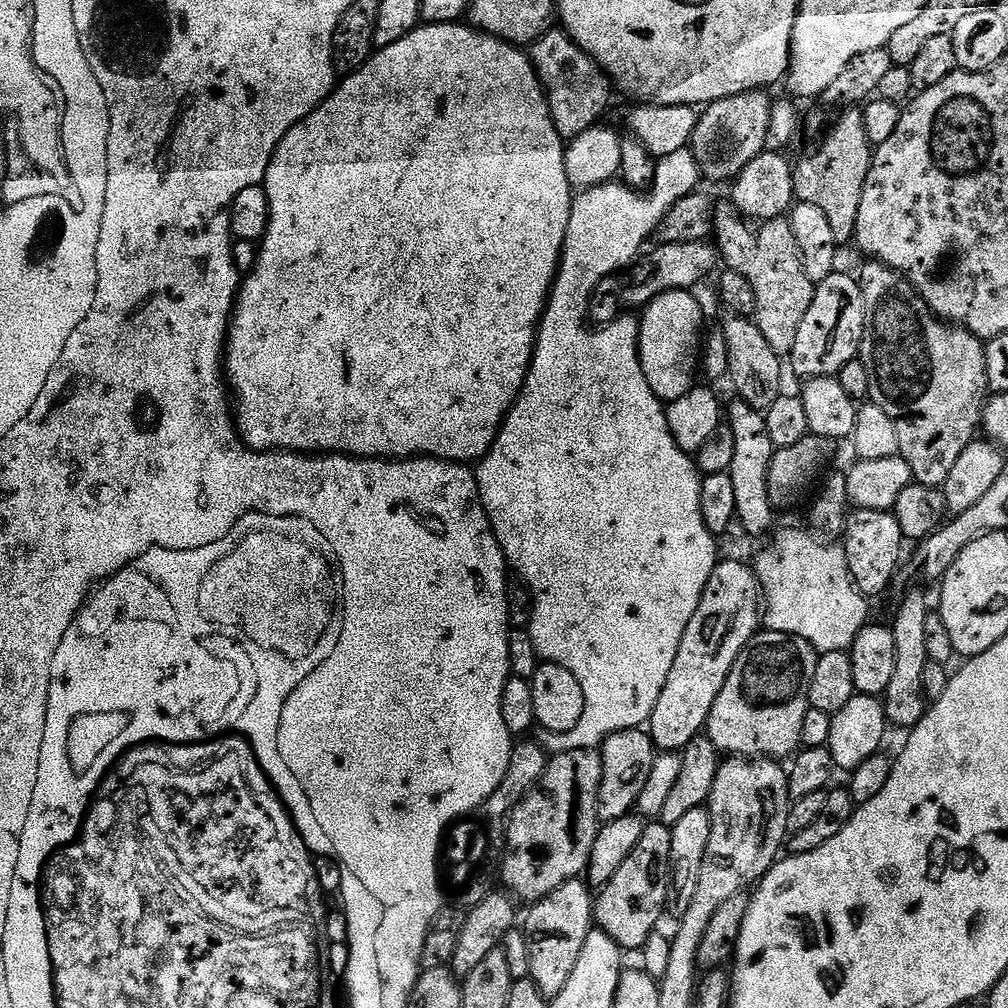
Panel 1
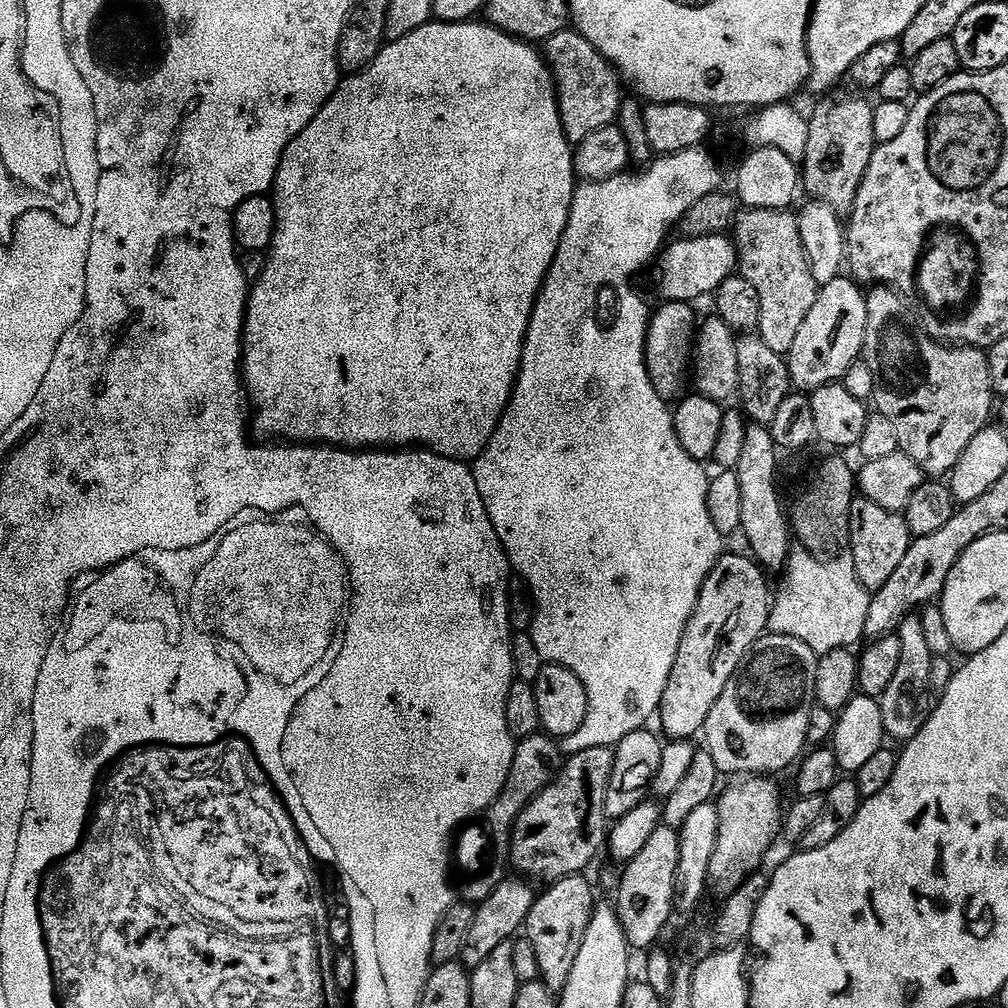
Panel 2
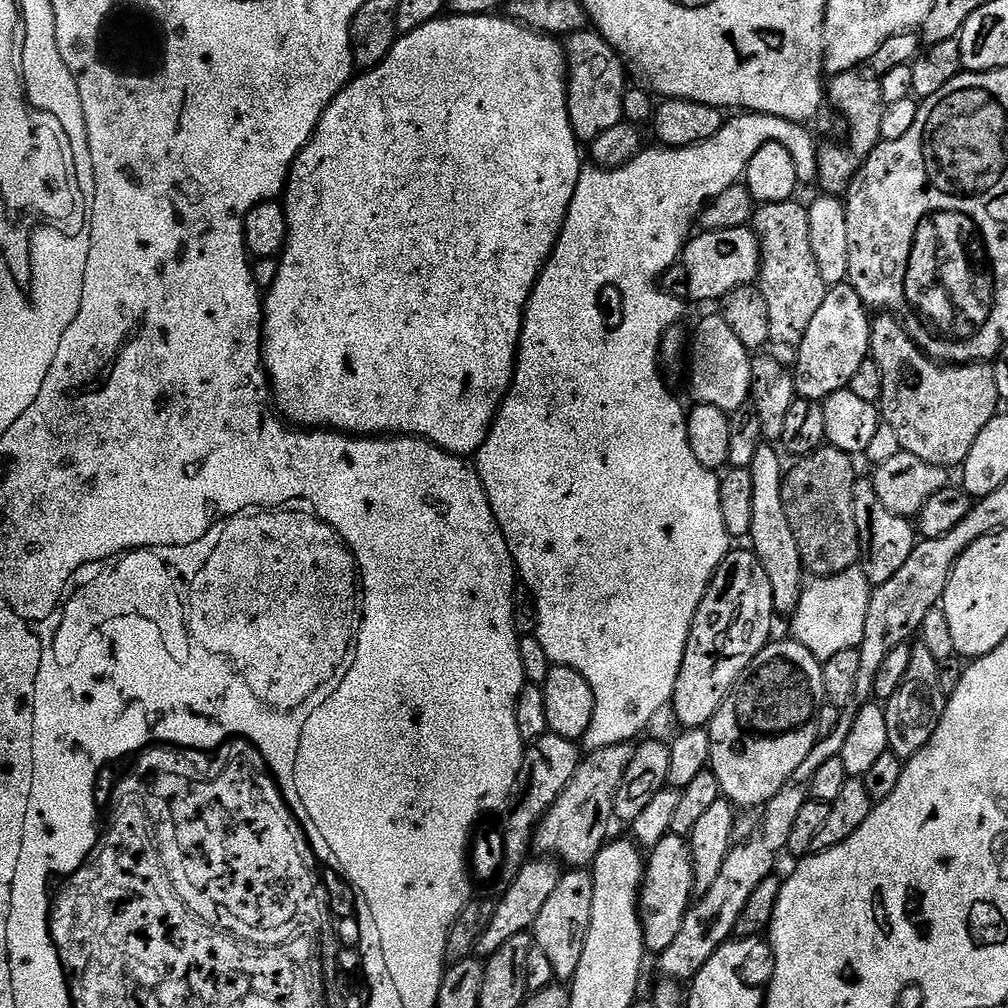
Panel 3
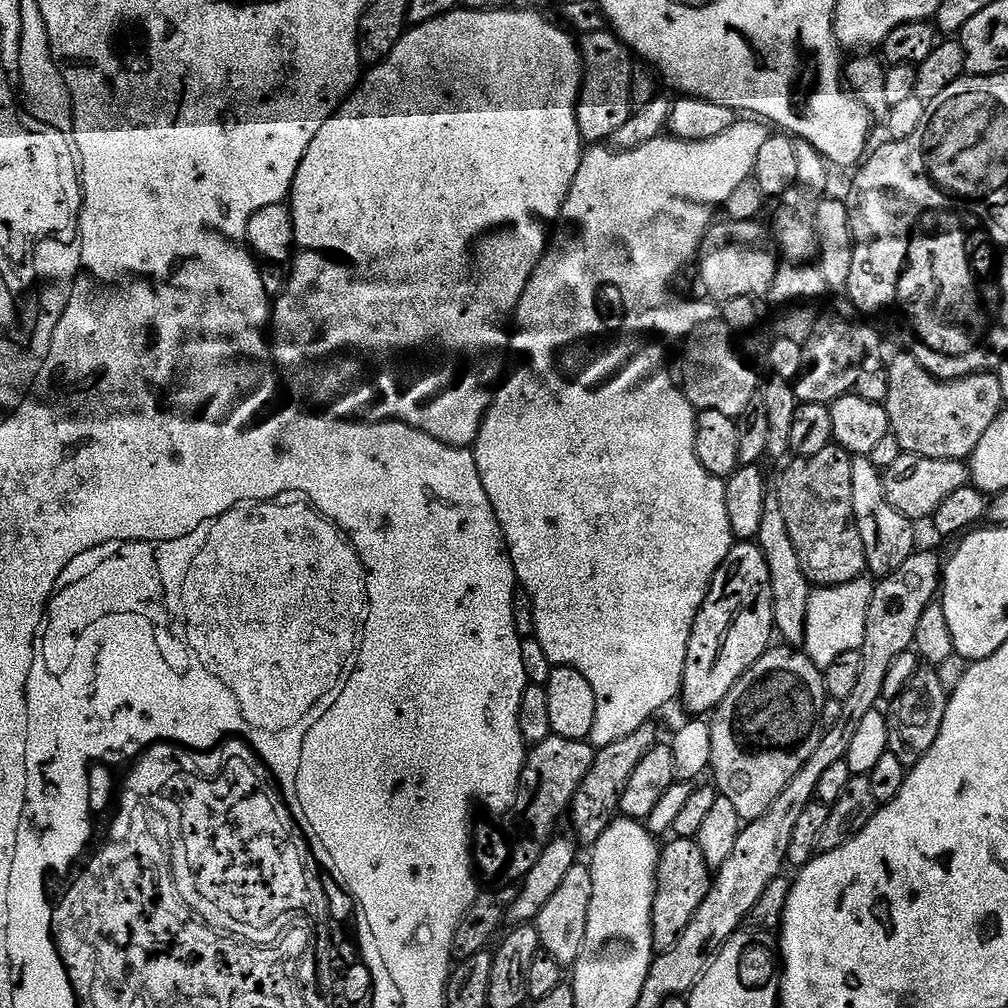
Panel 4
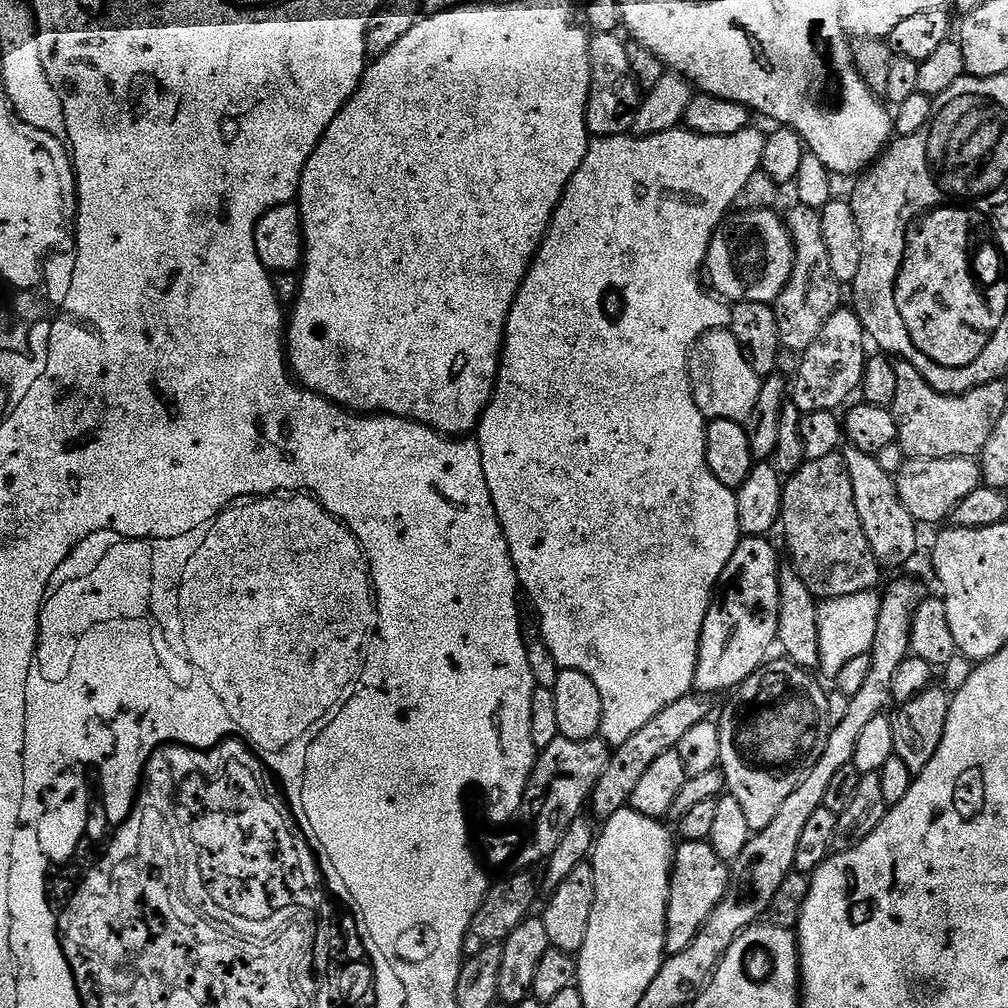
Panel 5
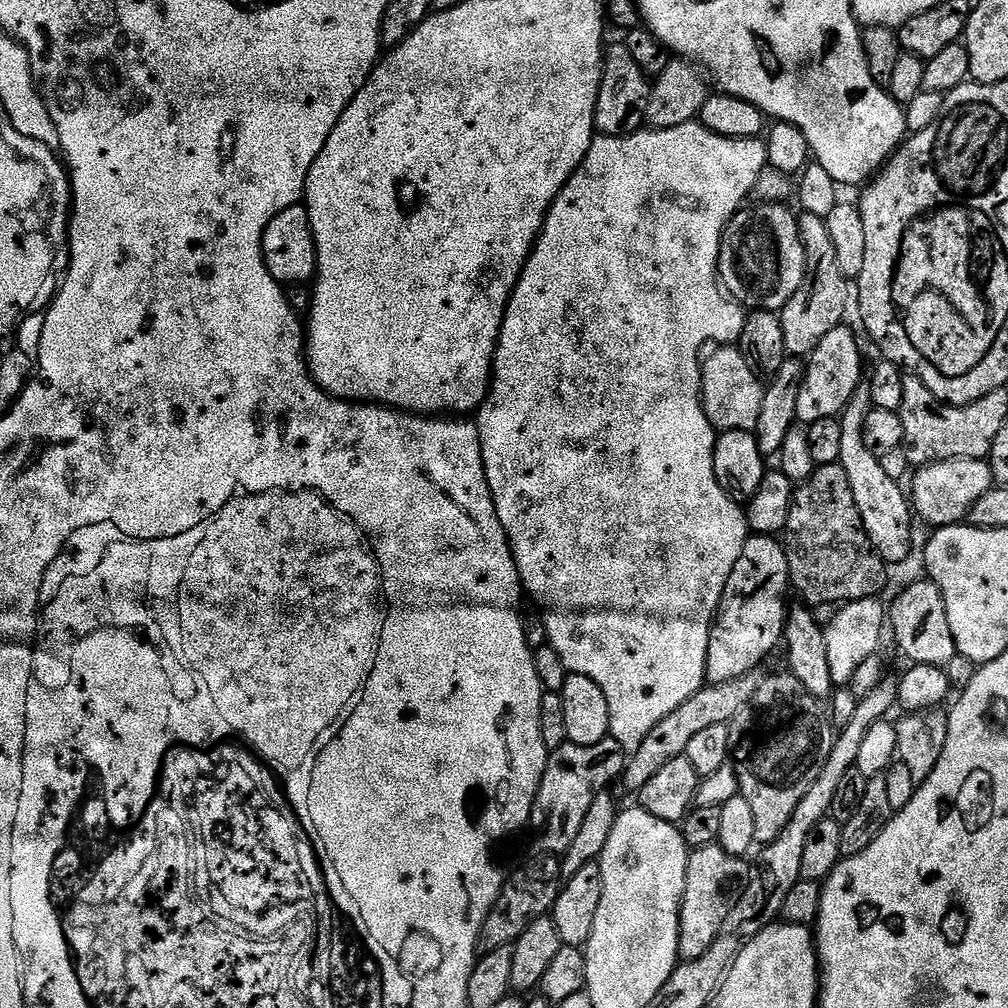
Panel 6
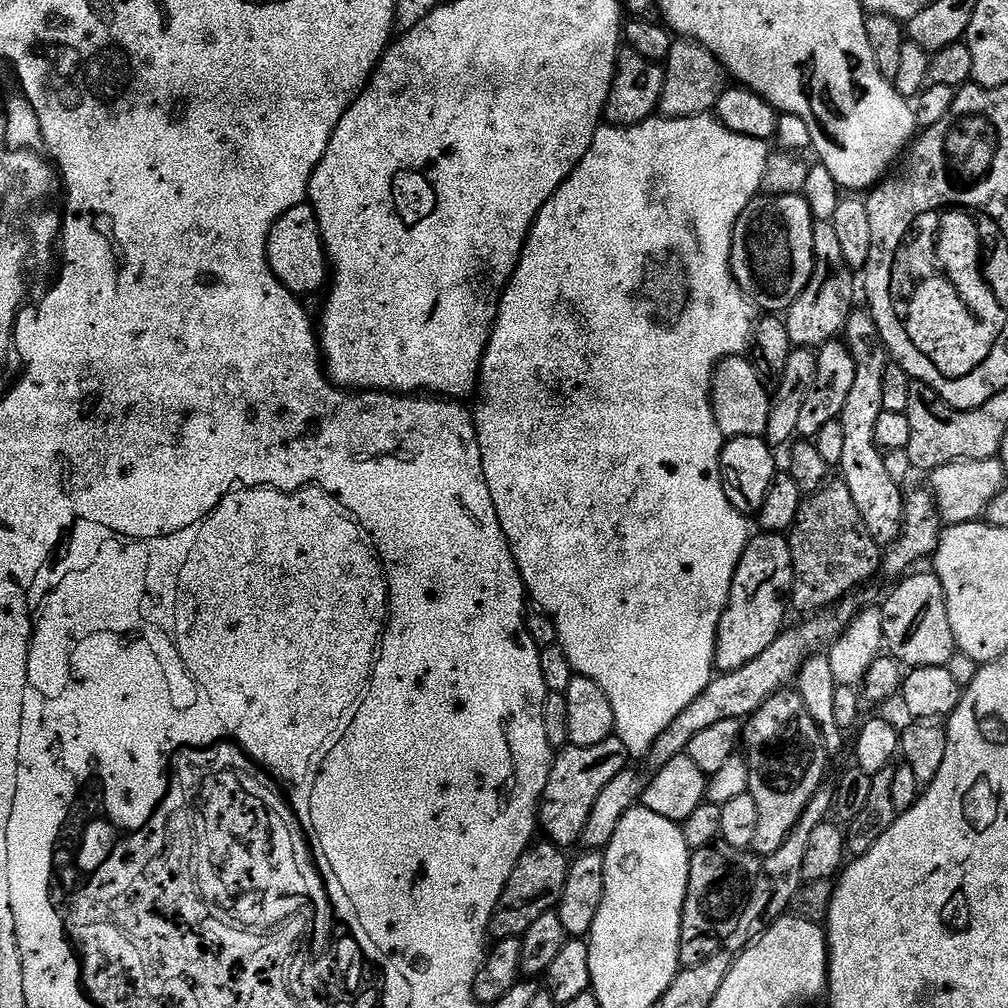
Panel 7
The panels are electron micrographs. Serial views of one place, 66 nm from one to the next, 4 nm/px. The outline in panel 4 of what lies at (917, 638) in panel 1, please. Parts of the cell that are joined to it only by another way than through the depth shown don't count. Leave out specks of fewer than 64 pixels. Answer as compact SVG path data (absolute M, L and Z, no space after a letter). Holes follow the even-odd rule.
M921 666L910 678L910 682L898 694L896 700L891 701L892 712L887 713L888 718L888 751L909 769L915 766L934 746L934 738L938 738L938 730L942 730L942 718L946 718L950 693L942 686L938 679L936 668Z

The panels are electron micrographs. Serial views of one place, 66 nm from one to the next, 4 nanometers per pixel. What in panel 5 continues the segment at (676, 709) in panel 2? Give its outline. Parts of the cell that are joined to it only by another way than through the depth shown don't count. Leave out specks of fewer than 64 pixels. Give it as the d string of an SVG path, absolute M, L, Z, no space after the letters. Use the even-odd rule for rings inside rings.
M744 536L740 545L726 562L722 578L716 586L716 594L708 607L706 622L700 635L698 666L696 667L695 691L700 694L708 692L728 692L739 689L769 659L768 651L777 643L778 606L780 605L780 569L782 561L776 553L768 536Z

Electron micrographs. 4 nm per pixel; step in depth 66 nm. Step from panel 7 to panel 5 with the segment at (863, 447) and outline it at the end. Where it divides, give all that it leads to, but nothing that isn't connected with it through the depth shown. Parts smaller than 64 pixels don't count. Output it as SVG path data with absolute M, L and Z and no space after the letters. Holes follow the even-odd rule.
M848 446L843 449L842 455L846 466L850 466L850 482L854 482L854 506L858 506L858 518L862 518L862 530L866 530L866 542L870 542L870 550L874 550L874 558L884 570L910 563L916 552L916 543L920 540L916 533L918 525L910 510L902 506L894 477L878 466L876 457L862 450Z

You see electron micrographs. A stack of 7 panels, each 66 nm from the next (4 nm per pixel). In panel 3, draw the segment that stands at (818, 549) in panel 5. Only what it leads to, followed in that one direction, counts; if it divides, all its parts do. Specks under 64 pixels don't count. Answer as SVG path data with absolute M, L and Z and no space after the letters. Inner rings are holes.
M821 446L817 452L797 459L796 464L787 469L782 482L782 506L786 506L786 518L790 522L790 530L794 530L794 538L798 542L798 554L802 554L805 573L813 577L836 576L847 568L857 567L860 560L860 539L858 526L854 518L854 490L858 473L854 458L849 452L843 452L831 446Z

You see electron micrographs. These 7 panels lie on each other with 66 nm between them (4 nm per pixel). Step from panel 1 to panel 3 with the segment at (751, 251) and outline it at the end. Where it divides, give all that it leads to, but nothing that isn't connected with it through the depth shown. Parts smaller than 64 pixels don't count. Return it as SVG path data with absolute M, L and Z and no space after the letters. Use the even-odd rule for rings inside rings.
M796 198L773 204L760 204L753 211L750 225L756 237L760 239L760 275L758 287L765 296L769 310L769 334L771 343L785 344L789 350L795 349L810 327L810 321L822 306L822 298L826 298L829 285L822 282L818 274L818 262L814 259L814 250L810 247L810 222L807 207L801 205Z

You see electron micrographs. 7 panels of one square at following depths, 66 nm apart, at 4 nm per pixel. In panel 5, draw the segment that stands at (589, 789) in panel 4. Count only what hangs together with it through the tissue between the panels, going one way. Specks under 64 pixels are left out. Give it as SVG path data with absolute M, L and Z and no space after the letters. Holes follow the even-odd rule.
M689 694L682 697L678 702L654 714L654 718L650 718L650 722L646 722L646 726L642 726L642 730L638 730L634 738L630 738L613 751L612 761L606 774L602 774L598 786L592 792L590 812L593 817L607 818L613 816L615 812L621 812L626 807L631 801L634 789L638 787L638 781L642 779L642 774L650 770L651 764L662 754L679 749L682 737L693 726L698 726L698 722L709 719L708 704L704 700L707 699L700 694Z

